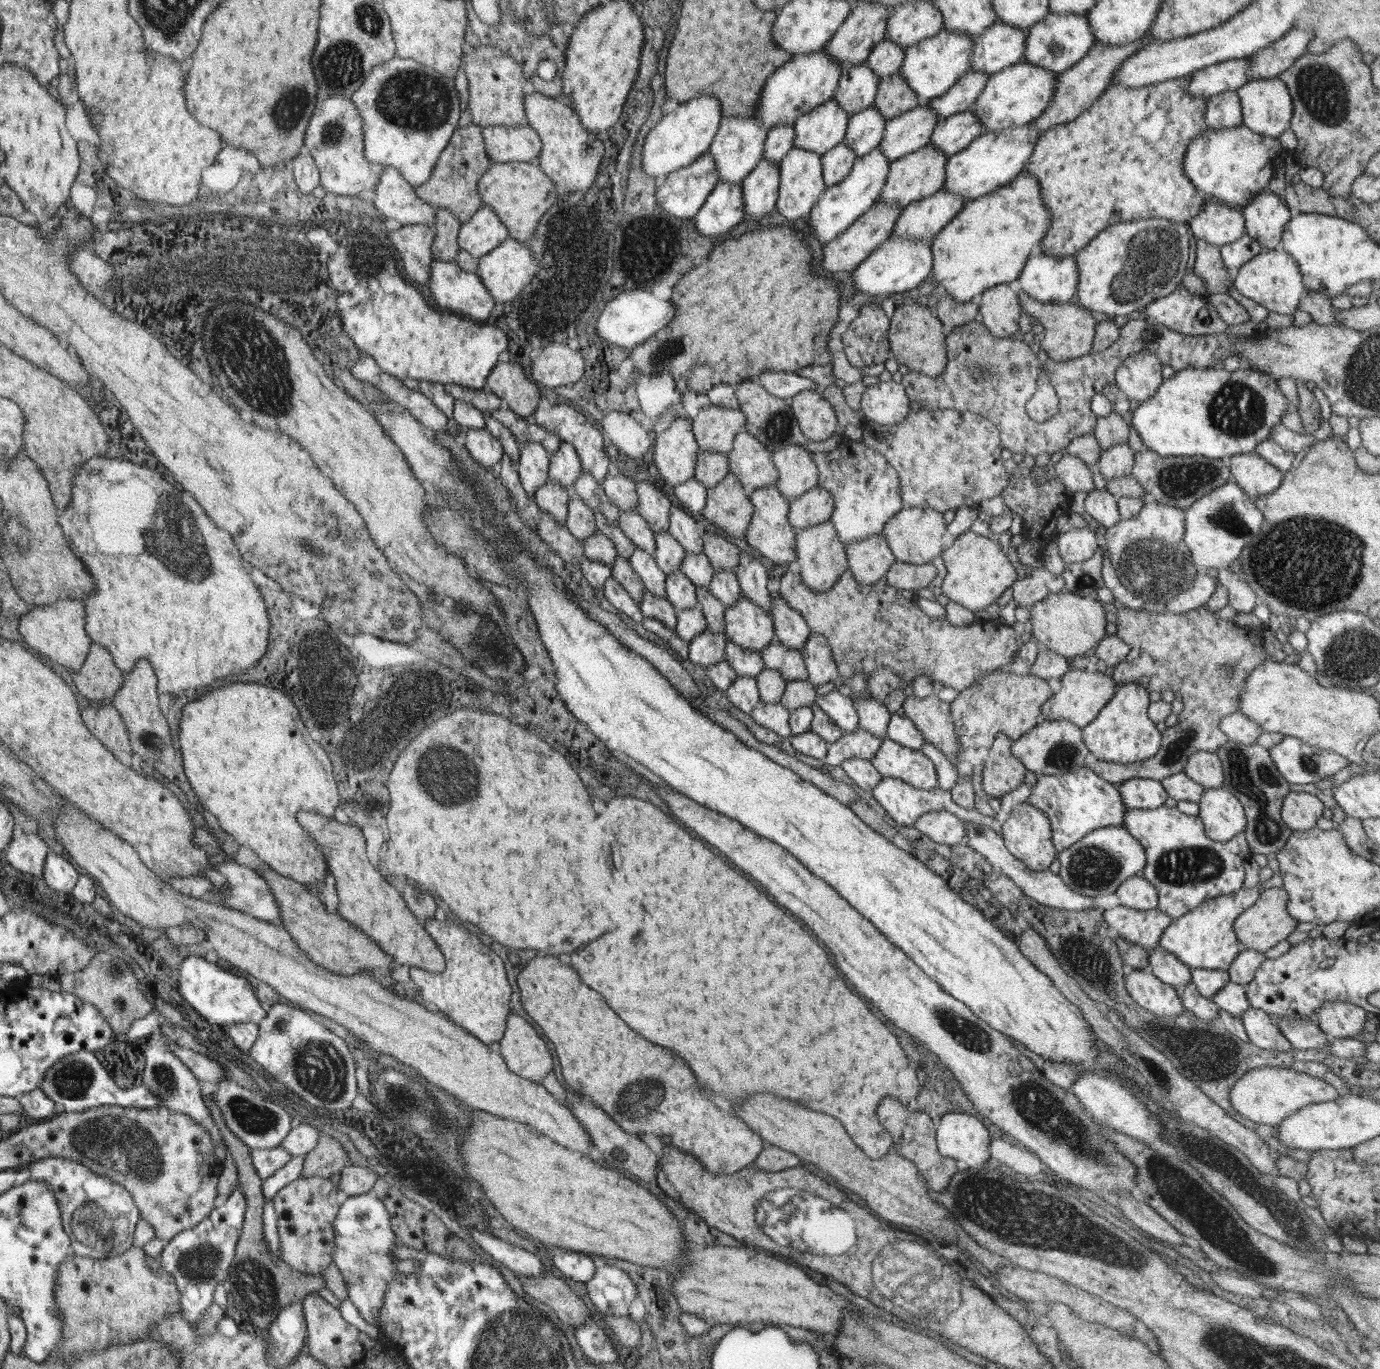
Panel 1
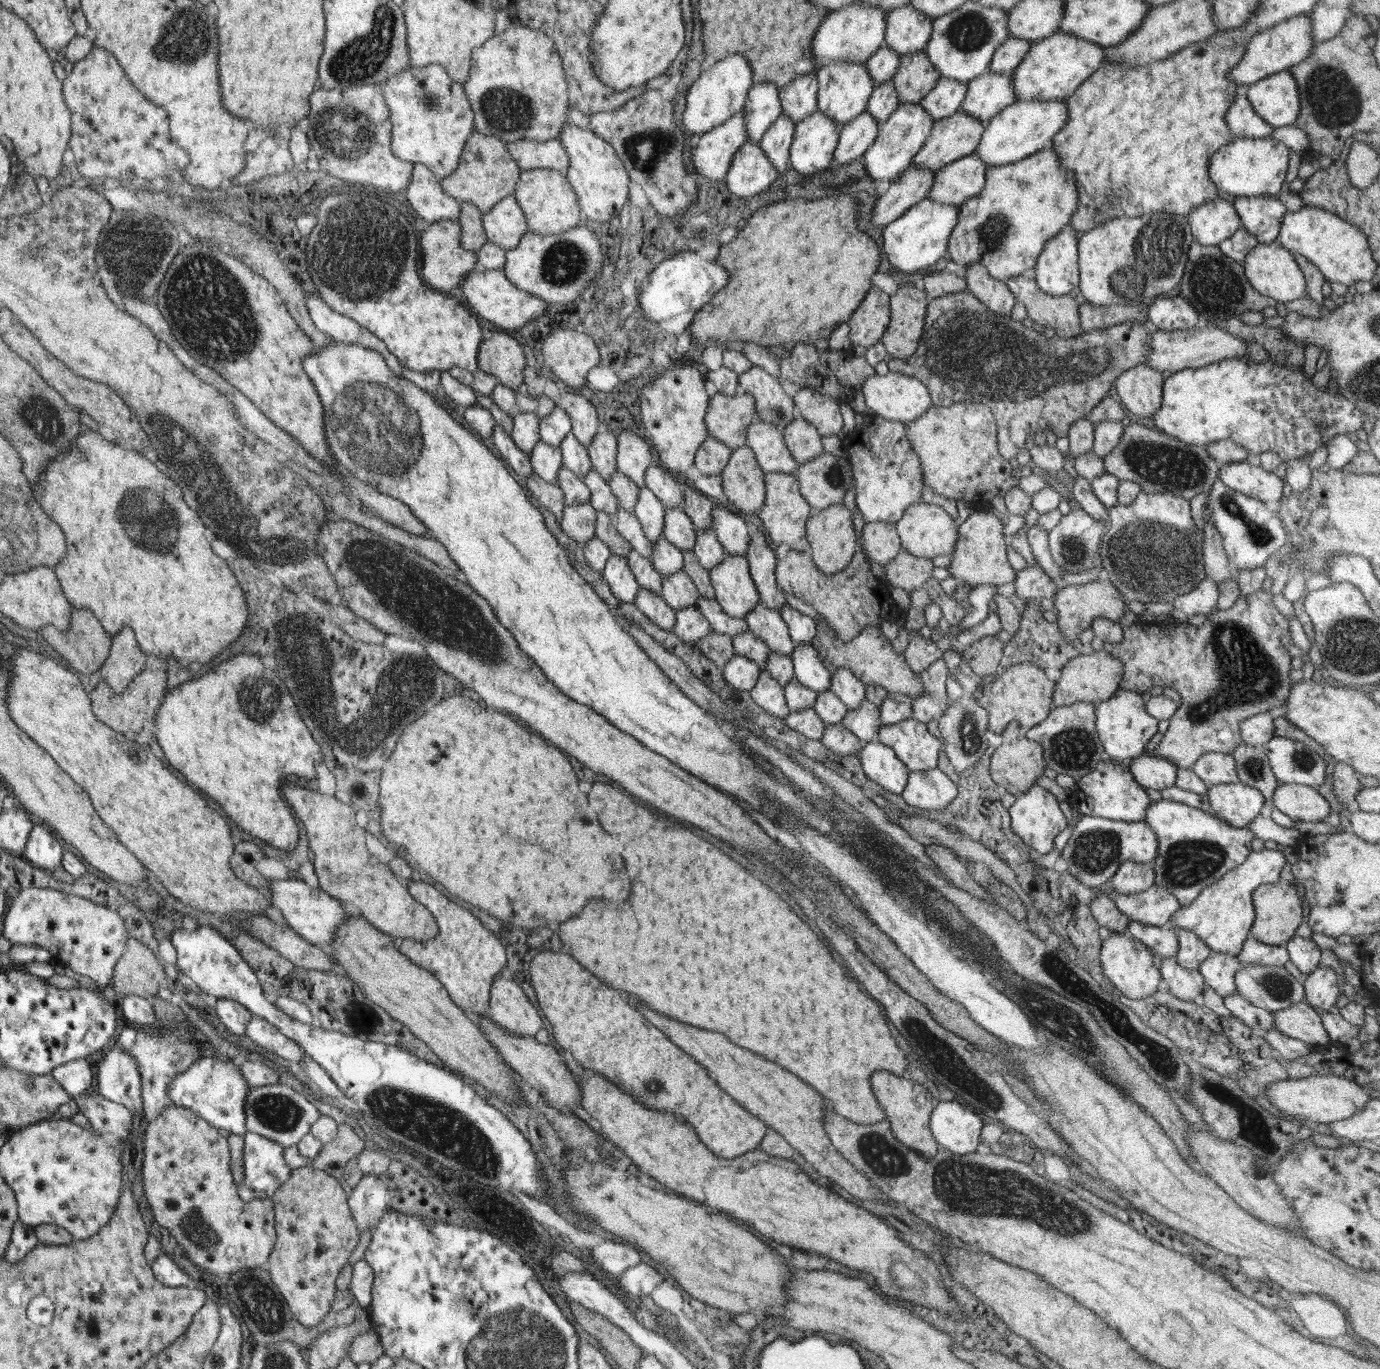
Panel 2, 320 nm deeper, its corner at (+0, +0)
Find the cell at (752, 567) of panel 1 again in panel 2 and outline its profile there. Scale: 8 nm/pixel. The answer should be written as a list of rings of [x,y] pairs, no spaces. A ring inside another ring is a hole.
[[[717,503],[711,515],[713,532],[725,554],[746,558],[748,544],[750,544],[750,526],[744,520],[743,515],[736,515],[729,509],[729,506]]]

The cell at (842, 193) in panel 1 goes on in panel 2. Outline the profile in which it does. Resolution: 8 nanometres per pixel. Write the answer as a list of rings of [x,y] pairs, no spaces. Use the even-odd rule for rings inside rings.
[[[900,102],[896,111],[879,126],[878,136],[868,147],[868,150],[860,158],[864,168],[868,174],[874,179],[873,182],[880,180],[895,179],[902,171],[905,171],[913,164],[918,151],[923,147],[926,137],[930,134],[930,130],[934,125],[935,120],[932,116],[922,108],[918,103],[902,103]]]

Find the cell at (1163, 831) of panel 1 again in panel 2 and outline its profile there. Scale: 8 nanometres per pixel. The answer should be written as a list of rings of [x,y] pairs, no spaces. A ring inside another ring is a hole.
[[[1151,801],[1144,822],[1156,833],[1158,850],[1154,860],[1155,884],[1165,886],[1182,907],[1187,907],[1213,882],[1242,864],[1251,853],[1254,833],[1247,827],[1236,828],[1220,818],[1178,801]]]

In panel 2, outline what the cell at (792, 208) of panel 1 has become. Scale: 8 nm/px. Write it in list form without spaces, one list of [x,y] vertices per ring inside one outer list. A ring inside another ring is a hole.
[[[814,112],[795,124],[789,159],[800,174],[826,172],[834,164],[840,128],[832,118]]]

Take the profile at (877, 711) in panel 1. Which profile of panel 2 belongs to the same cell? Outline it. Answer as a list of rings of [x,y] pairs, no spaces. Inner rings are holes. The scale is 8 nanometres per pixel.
[[[846,668],[831,672],[831,691],[847,706],[856,710],[865,698],[865,684]]]

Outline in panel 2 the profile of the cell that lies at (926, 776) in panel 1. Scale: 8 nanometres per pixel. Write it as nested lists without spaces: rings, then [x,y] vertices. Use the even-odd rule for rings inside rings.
[[[913,717],[896,724],[882,724],[877,738],[882,744],[892,747],[909,771],[933,769],[938,764],[942,748],[940,740],[926,729],[926,723]]]

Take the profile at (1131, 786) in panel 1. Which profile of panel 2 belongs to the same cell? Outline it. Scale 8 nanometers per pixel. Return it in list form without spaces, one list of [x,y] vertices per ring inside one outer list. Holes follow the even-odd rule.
[[[1142,754],[1127,763],[1140,786],[1160,792],[1175,784],[1178,768],[1170,759]]]

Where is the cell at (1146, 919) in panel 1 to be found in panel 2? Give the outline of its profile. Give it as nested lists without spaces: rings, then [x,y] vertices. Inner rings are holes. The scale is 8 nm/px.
[[[1156,884],[1136,894],[1115,894],[1113,899],[1130,920],[1150,926],[1167,926],[1171,916],[1181,907],[1174,894]]]

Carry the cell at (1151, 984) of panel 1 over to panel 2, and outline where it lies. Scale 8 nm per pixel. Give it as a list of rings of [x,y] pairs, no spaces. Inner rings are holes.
[[[1110,932],[1104,939],[1100,949],[1100,962],[1103,973],[1109,978],[1127,1000],[1139,1001],[1154,995],[1162,980],[1159,962],[1152,951],[1143,942],[1136,940],[1130,934]]]

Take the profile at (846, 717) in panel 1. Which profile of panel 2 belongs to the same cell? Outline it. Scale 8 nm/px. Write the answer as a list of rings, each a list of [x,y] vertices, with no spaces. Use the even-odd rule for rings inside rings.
[[[798,643],[791,654],[794,678],[817,694],[831,688],[831,672],[822,664],[818,651],[810,643]]]

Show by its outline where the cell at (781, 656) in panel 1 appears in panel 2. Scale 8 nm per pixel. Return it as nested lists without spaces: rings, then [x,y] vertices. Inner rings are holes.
[[[758,603],[744,619],[749,630],[764,640],[770,651],[791,656],[796,643],[791,639],[786,621],[777,610]]]

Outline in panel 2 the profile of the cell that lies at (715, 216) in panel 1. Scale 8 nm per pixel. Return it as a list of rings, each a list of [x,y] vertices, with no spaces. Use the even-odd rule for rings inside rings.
[[[748,141],[735,154],[724,179],[733,196],[746,200],[766,192],[779,176],[759,142]]]

